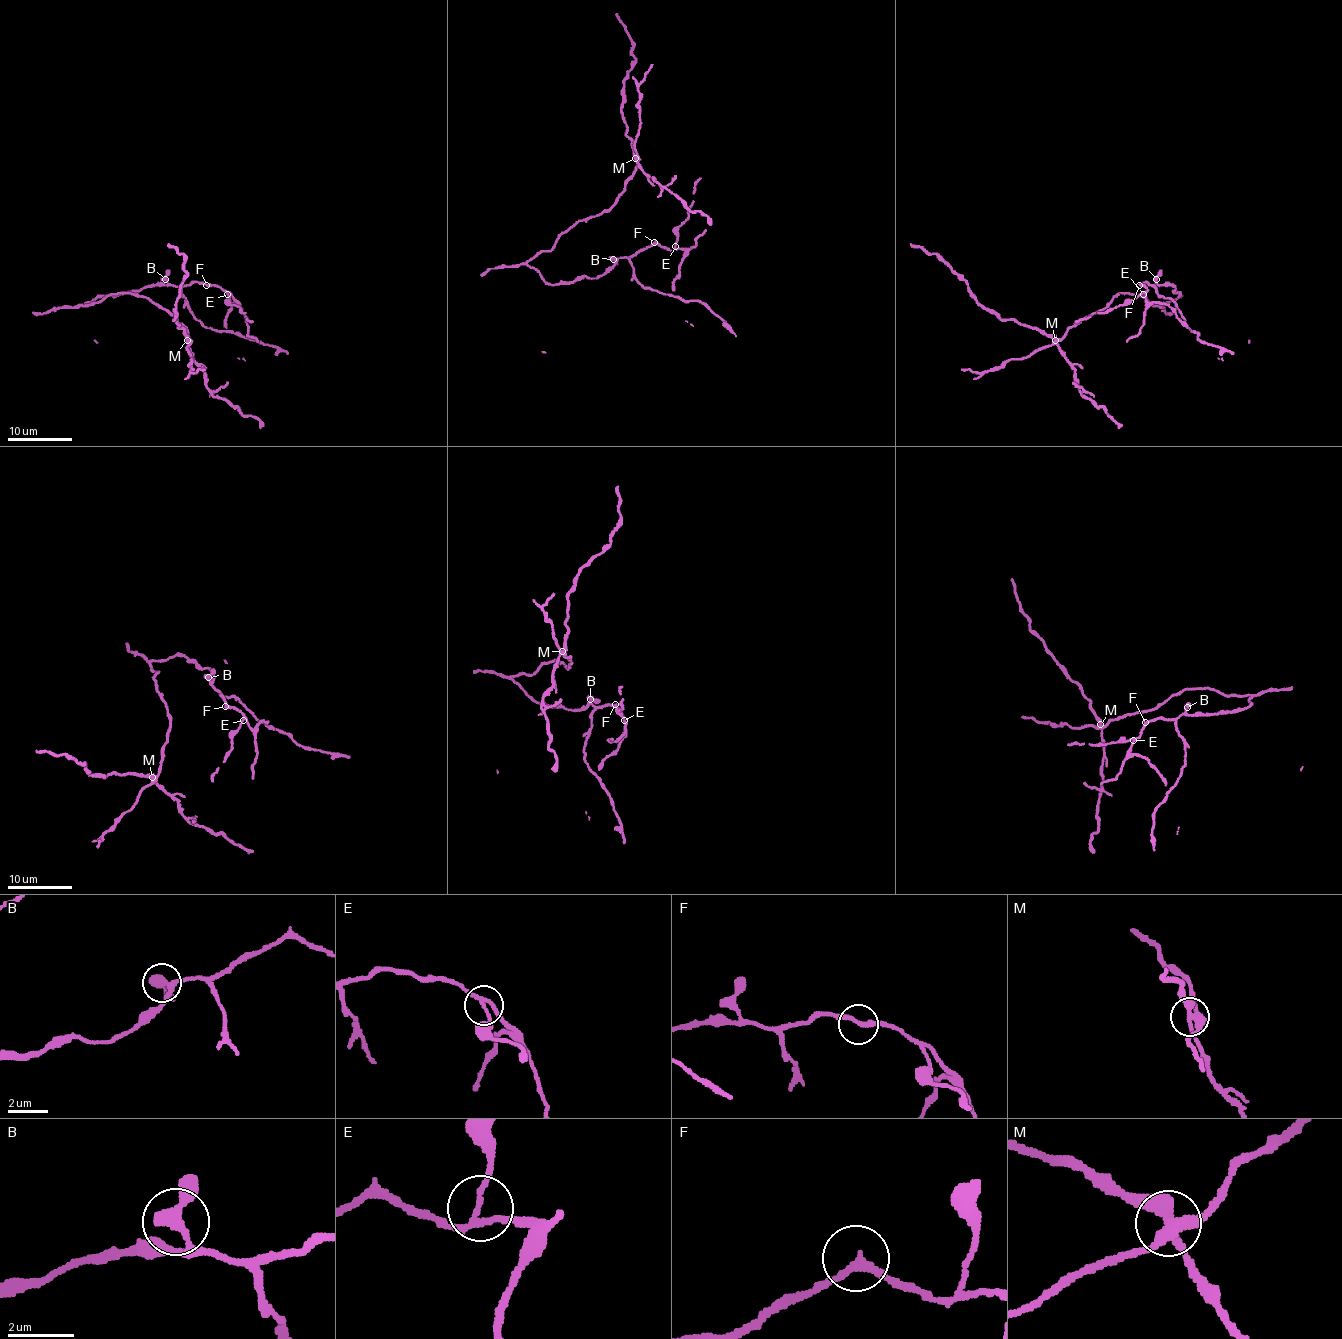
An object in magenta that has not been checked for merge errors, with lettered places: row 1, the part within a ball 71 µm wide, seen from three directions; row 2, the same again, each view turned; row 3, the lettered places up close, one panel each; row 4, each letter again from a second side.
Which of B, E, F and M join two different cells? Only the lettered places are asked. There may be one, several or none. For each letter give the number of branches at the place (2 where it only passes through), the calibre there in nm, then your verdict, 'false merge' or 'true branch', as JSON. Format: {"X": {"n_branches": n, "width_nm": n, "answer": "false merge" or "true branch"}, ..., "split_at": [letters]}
{"B": {"n_branches": 3, "width_nm": 300, "answer": "true branch"}, "E": {"n_branches": 3, "width_nm": 150, "answer": "true branch"}, "F": {"n_branches": 2, "width_nm": 240, "answer": "true branch"}, "M": {"n_branches": 4, "width_nm": 400, "answer": "false merge"}, "split_at": ["M"]}

